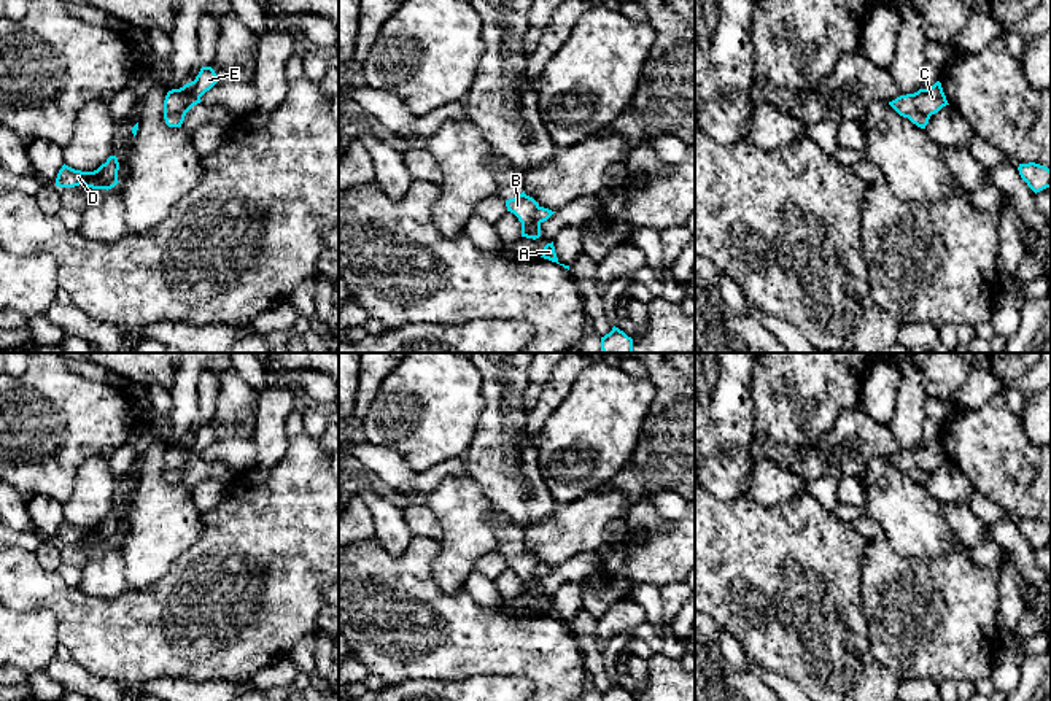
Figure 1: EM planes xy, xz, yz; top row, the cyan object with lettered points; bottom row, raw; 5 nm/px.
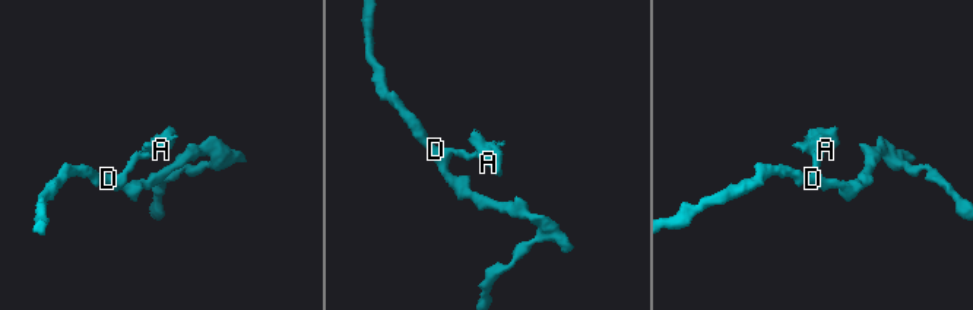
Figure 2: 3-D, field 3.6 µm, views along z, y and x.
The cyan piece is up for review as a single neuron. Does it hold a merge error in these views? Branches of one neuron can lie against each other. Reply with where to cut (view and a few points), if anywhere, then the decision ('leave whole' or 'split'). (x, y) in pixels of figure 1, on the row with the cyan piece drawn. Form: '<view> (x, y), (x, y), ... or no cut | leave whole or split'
xy (199, 96), (193, 97), (180, 110), (164, 115) | split

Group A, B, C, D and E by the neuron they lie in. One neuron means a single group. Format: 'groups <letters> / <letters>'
groups A B C E / D

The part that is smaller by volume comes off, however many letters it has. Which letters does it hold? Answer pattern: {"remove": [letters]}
{"remove": ["A", "B", "C", "E"]}

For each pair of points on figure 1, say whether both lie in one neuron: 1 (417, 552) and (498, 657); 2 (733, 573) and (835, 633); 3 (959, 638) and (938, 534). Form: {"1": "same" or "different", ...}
{"1": "same", "2": "same", "3": "different"}

